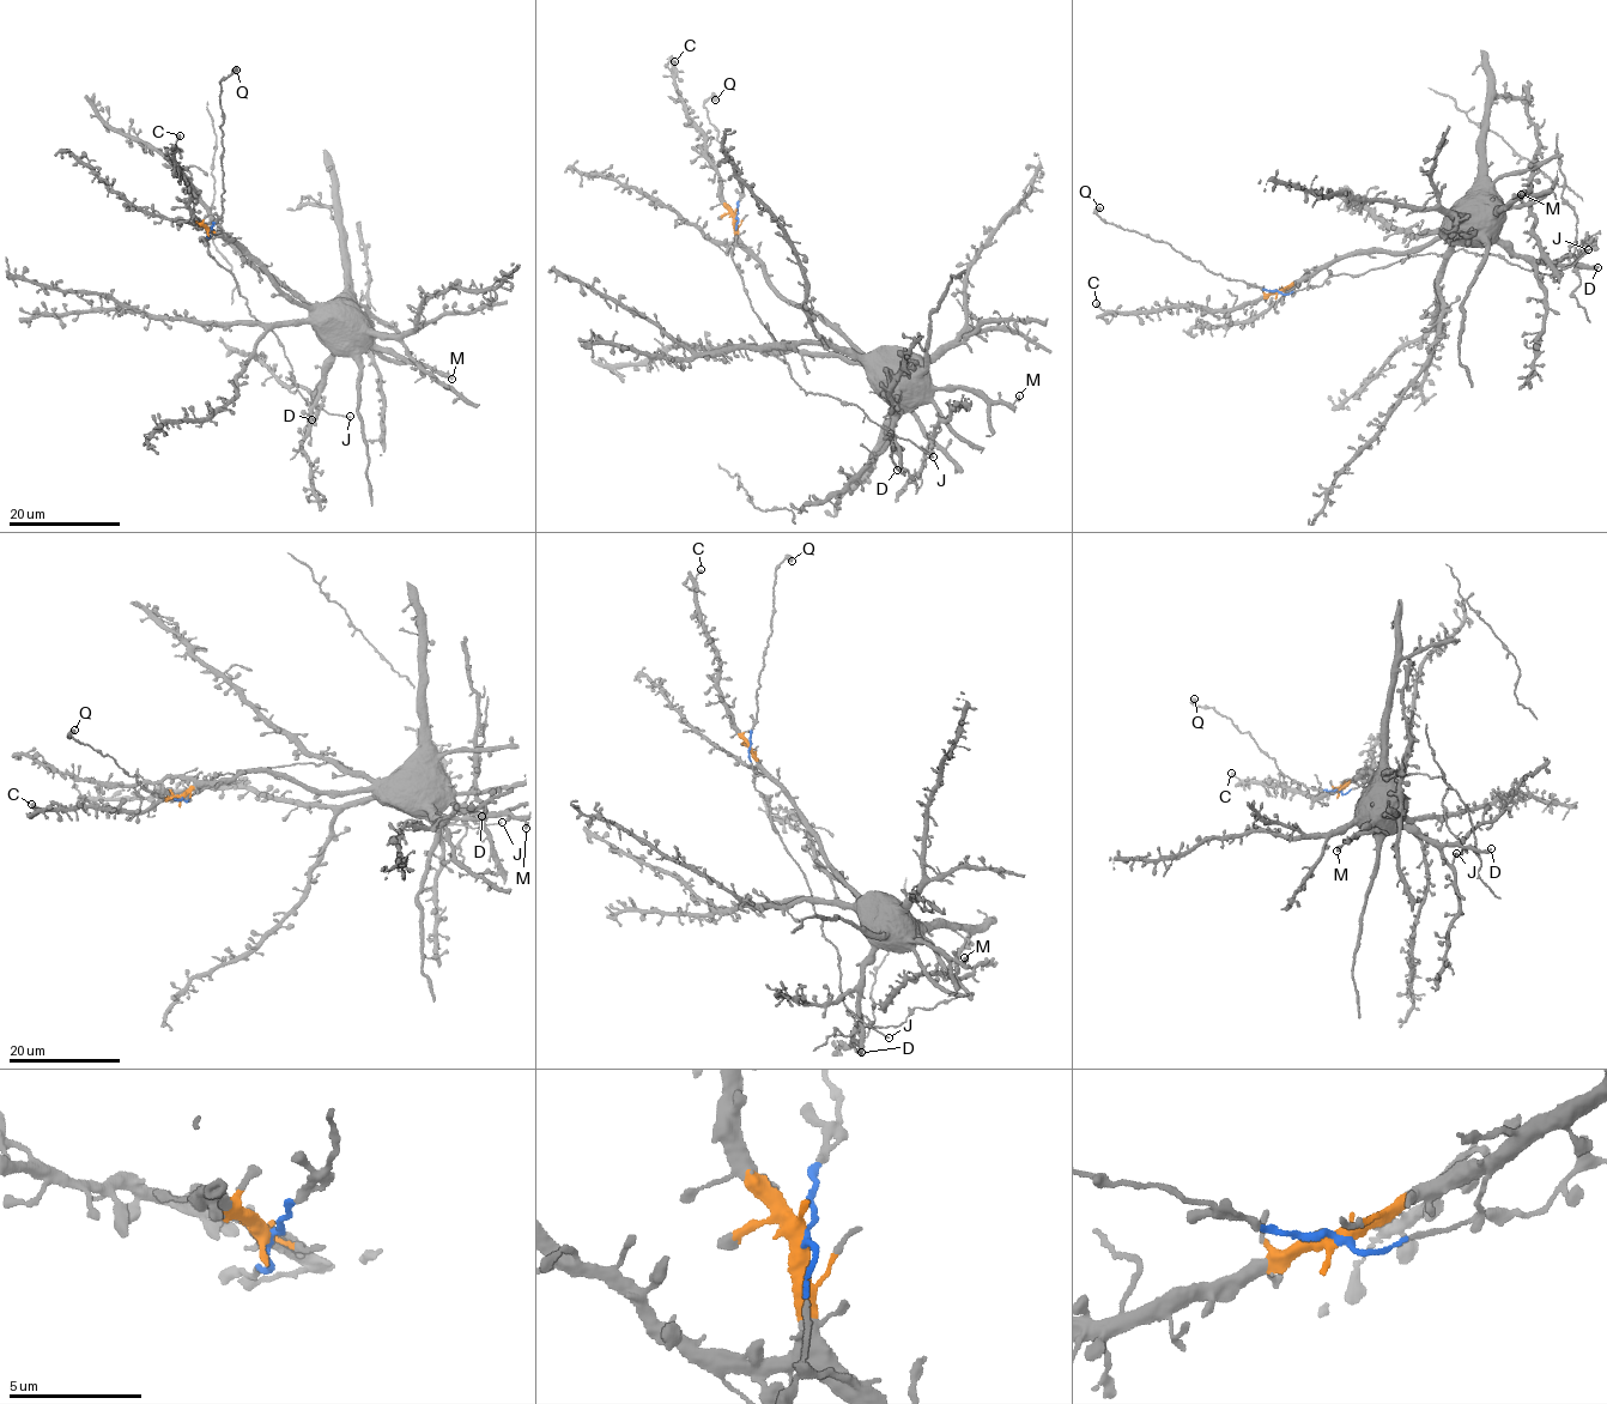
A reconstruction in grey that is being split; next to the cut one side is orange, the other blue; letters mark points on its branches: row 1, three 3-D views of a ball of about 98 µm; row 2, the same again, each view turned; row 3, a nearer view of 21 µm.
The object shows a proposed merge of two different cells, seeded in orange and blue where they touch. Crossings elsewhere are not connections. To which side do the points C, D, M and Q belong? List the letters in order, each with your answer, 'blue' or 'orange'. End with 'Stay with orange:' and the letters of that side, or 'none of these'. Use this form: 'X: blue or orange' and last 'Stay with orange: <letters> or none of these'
C: orange
D: orange
M: orange
Q: blue
Stay with orange: C, D, M

